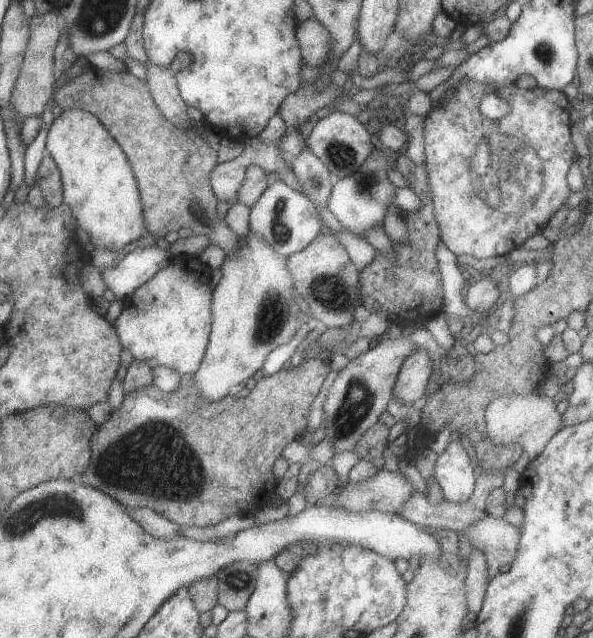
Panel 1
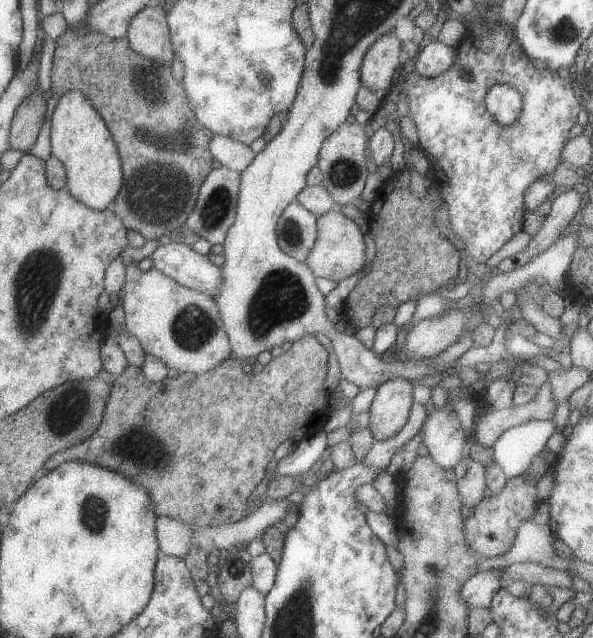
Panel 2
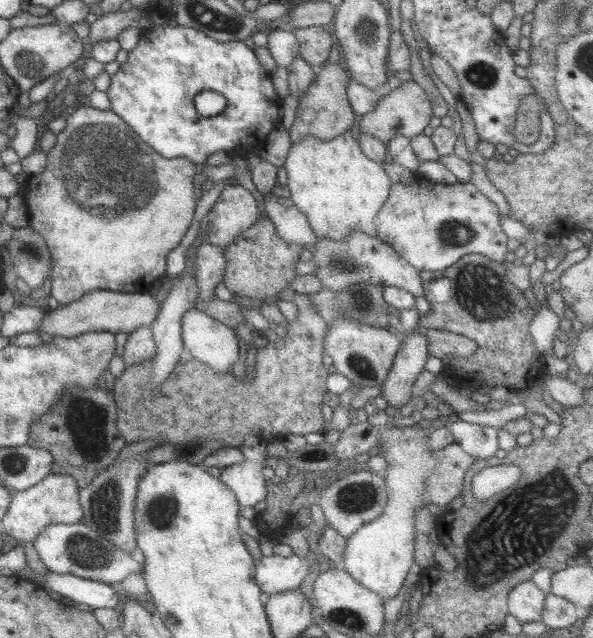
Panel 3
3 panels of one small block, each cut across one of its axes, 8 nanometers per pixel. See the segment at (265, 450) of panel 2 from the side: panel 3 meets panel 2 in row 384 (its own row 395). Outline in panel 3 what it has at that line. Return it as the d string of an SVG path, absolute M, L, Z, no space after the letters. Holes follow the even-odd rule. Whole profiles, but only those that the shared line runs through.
M289 293L288 297L296 304L298 315L296 320L287 324L286 336L278 337L276 342L257 349L254 364L254 378L239 378L233 371L215 371L211 366L204 365L196 359L179 363L172 374L168 375L160 390L153 391L151 376L154 370L154 360L126 367L115 380L110 391L118 407L117 427L128 445L140 442L146 438L159 440L162 445L184 442L193 438L219 440L227 446L241 447L249 434L255 434L267 441L281 439L287 434L306 435L310 432L325 433L322 405L327 392L328 367L322 363L324 356L324 338L328 332L328 323L318 312L311 301L311 295L306 293Z

